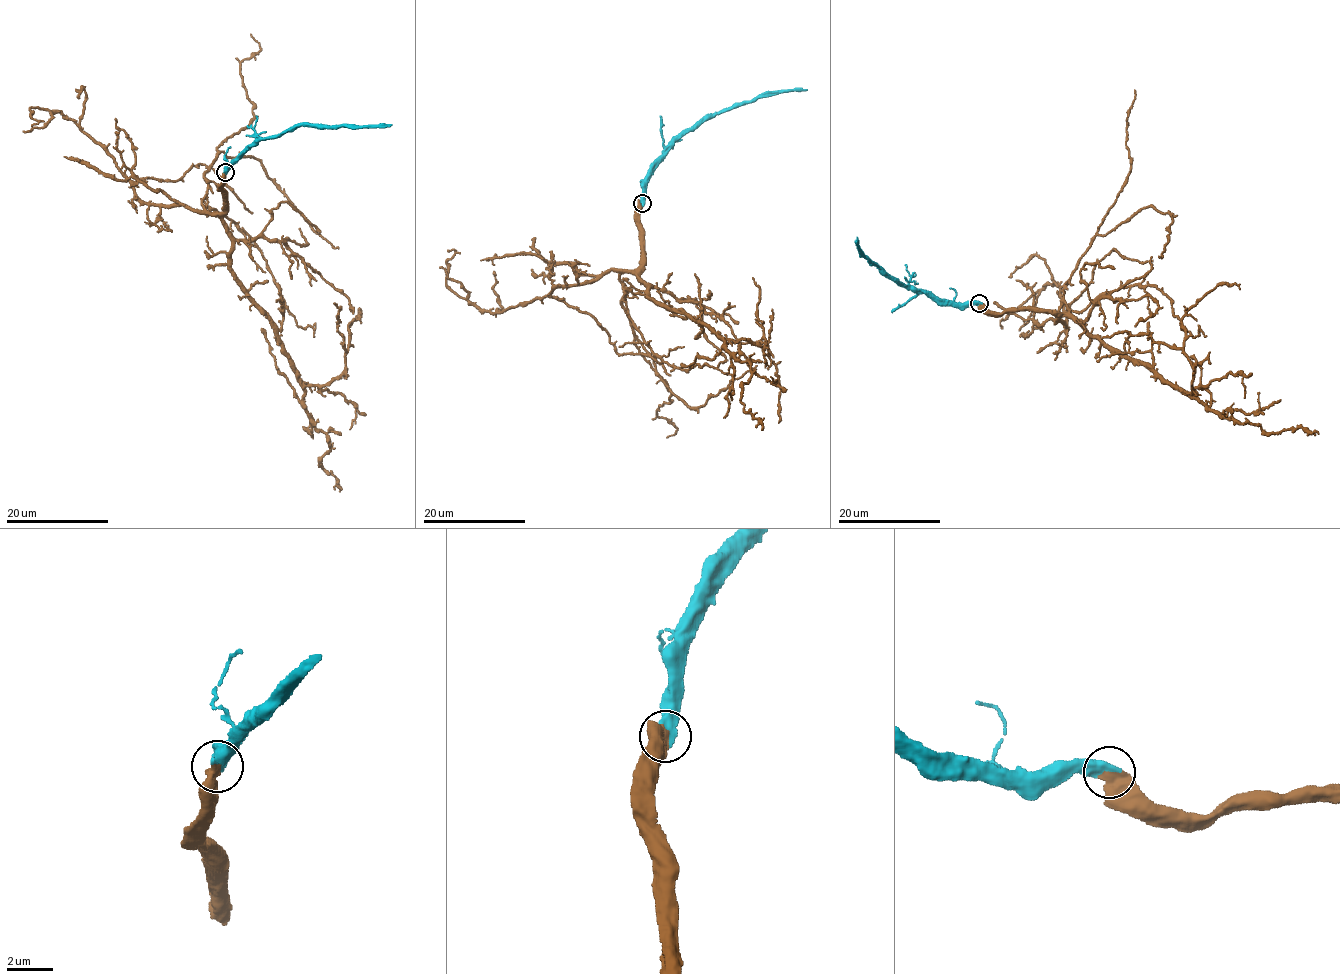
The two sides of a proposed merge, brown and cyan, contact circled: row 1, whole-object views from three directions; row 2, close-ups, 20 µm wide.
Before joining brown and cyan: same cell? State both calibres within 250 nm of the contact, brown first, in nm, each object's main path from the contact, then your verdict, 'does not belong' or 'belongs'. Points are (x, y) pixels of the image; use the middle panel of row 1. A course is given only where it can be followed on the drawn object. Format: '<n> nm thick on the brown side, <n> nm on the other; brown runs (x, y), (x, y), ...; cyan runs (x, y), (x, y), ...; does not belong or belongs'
600 nm thick on the brown side, 480 nm on the other; brown runs (641, 203), (640, 279), (649, 285), (648, 297), (727, 340), (766, 343), (781, 390), (781, 420); cyan runs (641, 203), (645, 180), (654, 160), (703, 119), (763, 96), (807, 90); belongs

